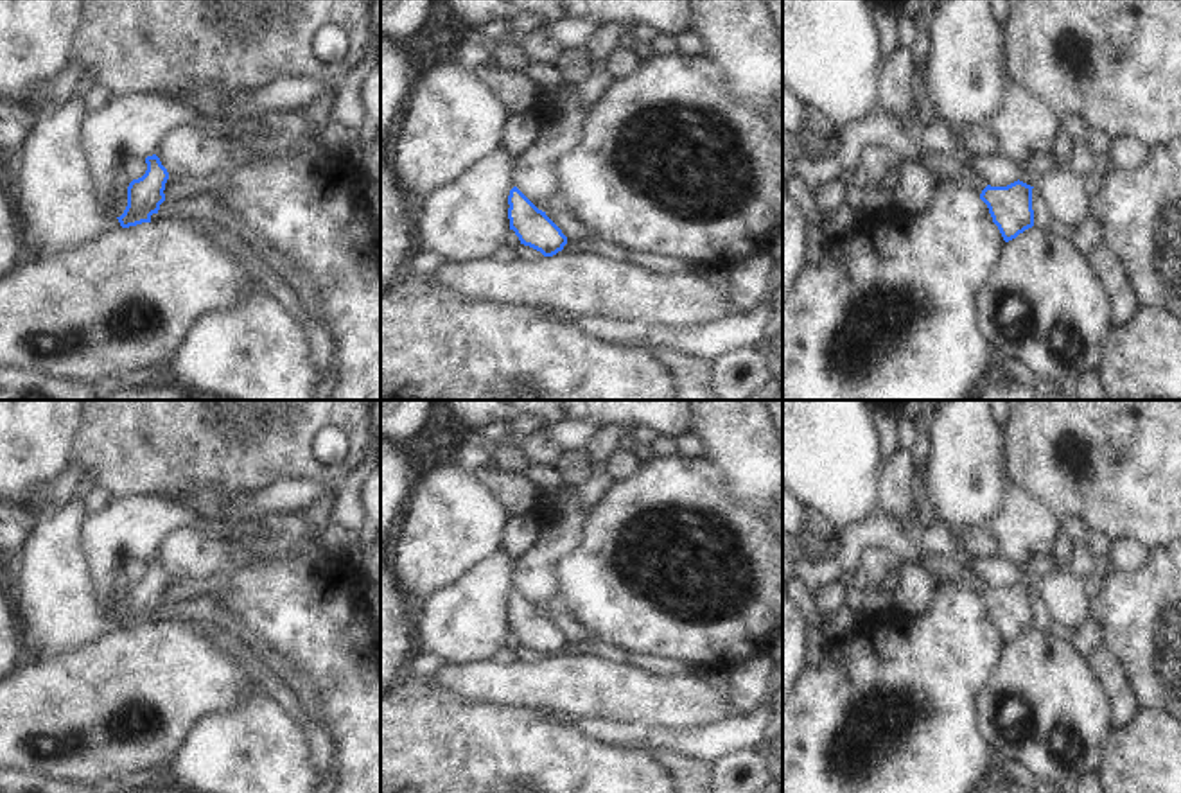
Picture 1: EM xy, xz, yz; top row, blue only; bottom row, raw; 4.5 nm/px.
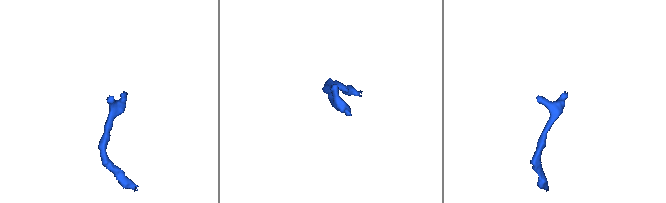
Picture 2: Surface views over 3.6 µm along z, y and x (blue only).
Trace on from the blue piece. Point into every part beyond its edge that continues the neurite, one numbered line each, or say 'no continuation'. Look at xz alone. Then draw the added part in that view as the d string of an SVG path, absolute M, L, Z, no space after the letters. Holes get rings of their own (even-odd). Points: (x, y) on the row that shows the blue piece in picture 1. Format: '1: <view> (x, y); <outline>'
no continuation

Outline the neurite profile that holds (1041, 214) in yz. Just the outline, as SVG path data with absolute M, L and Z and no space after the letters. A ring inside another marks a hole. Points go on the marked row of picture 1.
M1036 187L1032 188L1032 210L1034 226L1041 230L1050 230L1064 240L1073 240L1075 228L1052 217L1048 205Z

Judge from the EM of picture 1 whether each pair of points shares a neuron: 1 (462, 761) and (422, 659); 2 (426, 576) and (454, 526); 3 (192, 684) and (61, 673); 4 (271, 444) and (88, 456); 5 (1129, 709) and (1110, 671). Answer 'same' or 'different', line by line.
1: different
2: same
3: same
4: same
5: same

